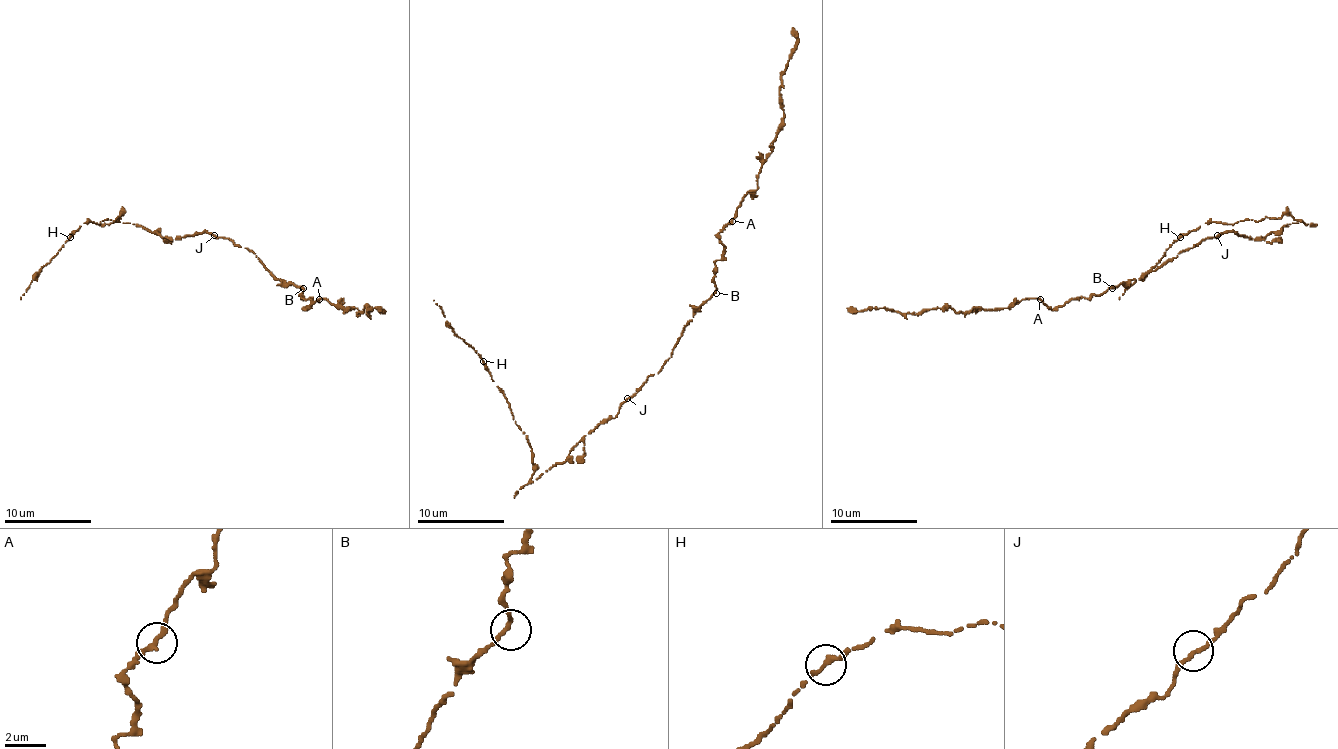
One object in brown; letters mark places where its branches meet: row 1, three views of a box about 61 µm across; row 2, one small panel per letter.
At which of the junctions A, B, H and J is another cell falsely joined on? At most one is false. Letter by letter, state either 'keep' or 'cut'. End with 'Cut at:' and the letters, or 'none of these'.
A: keep
B: keep
H: keep
J: keep
Cut at: none of these

